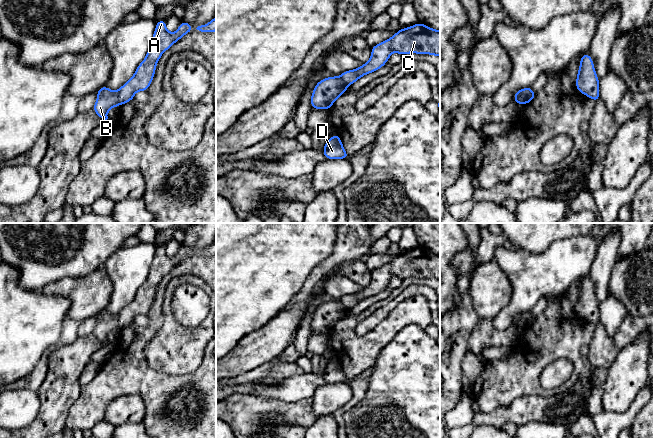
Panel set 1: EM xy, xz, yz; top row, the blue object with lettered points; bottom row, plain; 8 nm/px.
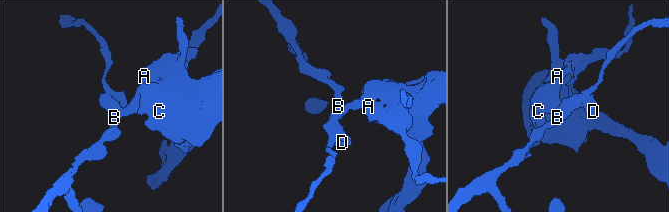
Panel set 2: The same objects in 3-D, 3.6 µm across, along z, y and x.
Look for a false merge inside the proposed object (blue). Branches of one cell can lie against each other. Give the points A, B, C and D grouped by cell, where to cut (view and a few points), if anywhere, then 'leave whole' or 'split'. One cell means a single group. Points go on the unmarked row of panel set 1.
groups A C / B D; cut yz (522, 313), (518, 327); split

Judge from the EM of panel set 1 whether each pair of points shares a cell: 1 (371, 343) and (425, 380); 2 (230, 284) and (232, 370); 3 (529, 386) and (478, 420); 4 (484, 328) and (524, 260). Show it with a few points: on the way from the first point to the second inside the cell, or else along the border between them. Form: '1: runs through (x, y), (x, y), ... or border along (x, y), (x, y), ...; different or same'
1: border along (398, 333), (380, 352), (371, 367); different
2: border along (248, 332), (226, 355); different
3: border along (519, 396), (507, 406), (480, 411); different
4: border along (491, 320), (496, 329), (503, 331); different

